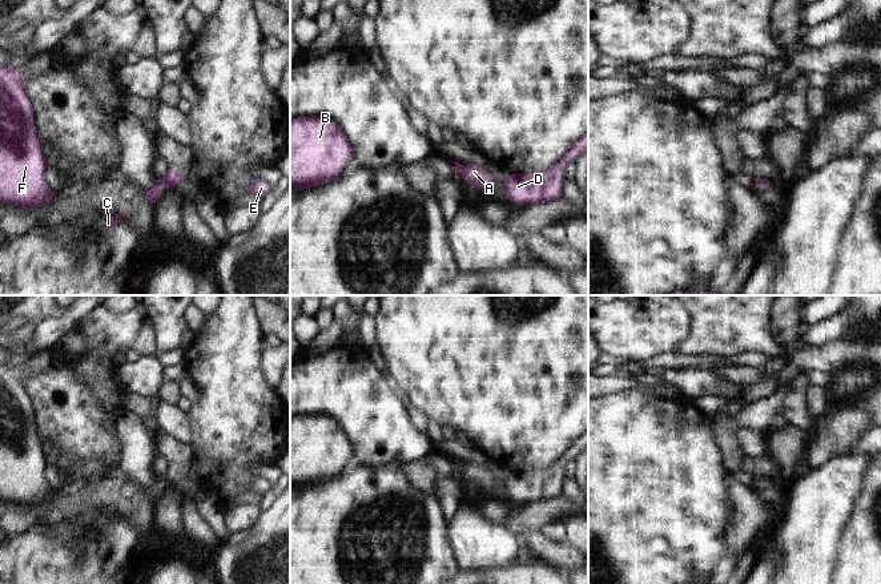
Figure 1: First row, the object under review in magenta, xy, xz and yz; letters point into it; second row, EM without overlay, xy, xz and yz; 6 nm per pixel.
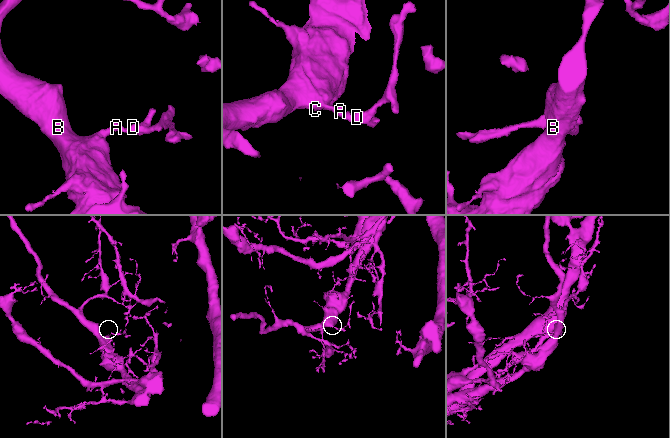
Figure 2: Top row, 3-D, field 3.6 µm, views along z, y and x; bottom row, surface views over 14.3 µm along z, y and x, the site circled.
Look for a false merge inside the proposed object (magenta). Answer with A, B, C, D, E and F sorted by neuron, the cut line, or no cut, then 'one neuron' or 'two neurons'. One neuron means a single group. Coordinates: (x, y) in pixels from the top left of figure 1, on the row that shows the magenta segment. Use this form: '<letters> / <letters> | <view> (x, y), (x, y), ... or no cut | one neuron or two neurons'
A B C D E F | no cut | one neuron

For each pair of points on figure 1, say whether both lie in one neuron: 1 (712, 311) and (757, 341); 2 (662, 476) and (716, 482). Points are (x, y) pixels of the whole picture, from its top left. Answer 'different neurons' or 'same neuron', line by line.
1: same neuron
2: same neuron

